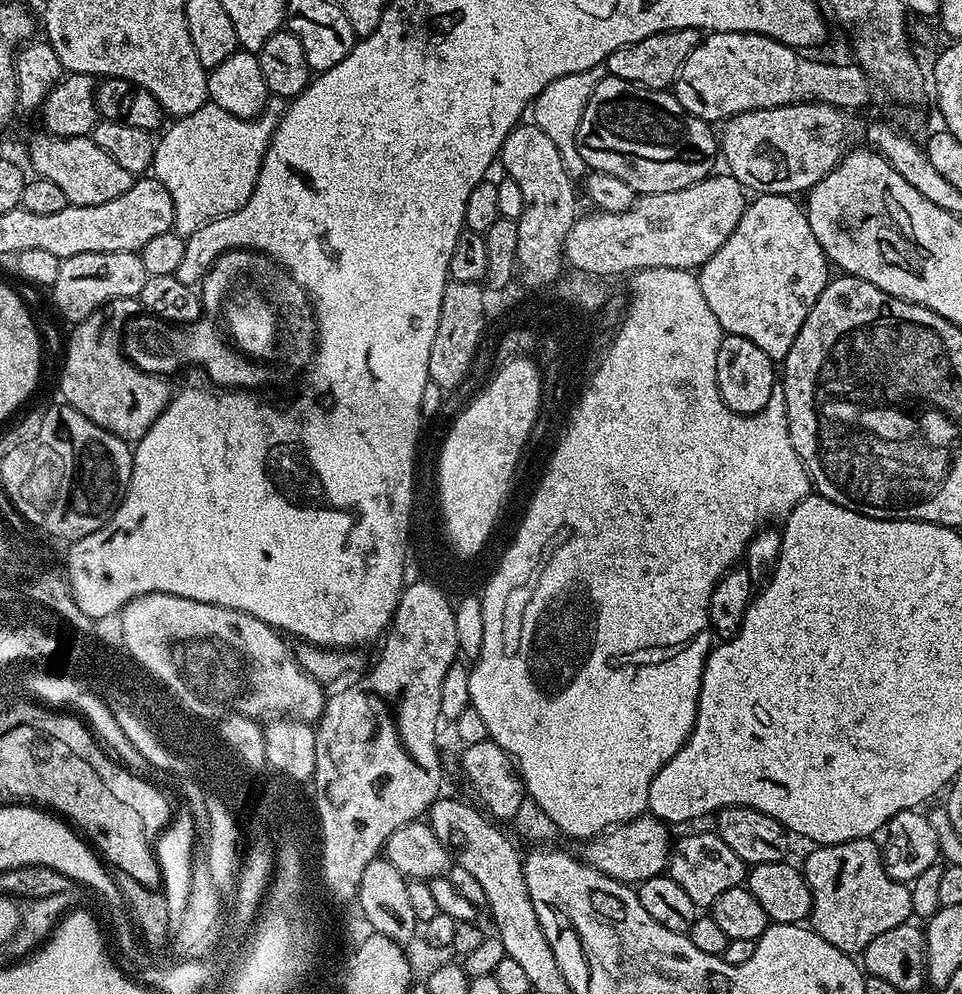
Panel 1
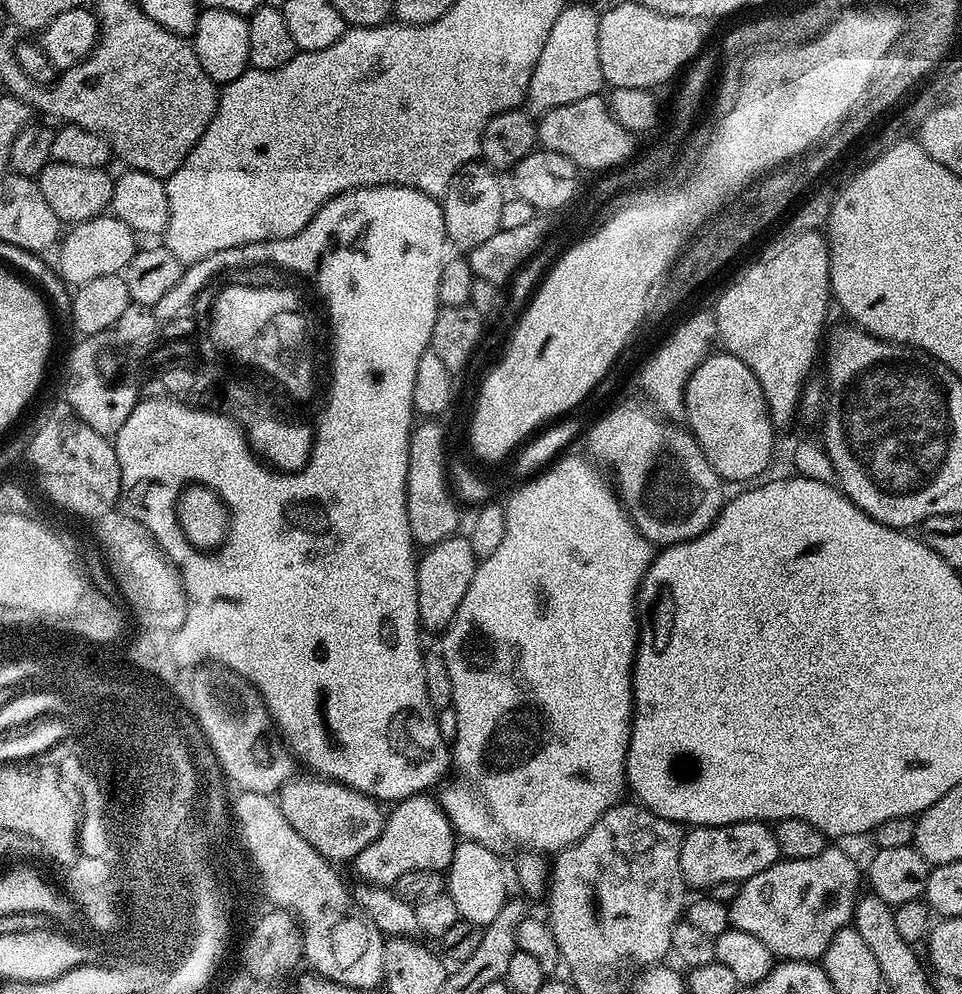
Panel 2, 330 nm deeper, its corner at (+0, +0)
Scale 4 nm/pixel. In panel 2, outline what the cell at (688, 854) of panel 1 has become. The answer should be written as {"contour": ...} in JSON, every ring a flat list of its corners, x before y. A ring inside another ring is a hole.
{"contour":[[747,820,737,824,706,824,685,831,682,842,682,874,689,889,710,890,718,882,743,882,762,874,781,859,778,838,767,823]]}

